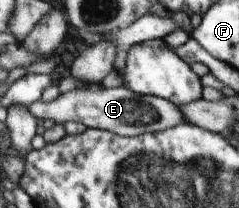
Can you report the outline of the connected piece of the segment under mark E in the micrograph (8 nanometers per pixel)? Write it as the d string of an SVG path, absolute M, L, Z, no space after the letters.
M92 84L89 88L81 88L60 94L51 103L37 100L27 104L25 109L41 120L52 120L54 124L67 121L80 122L85 128L107 130L118 136L136 136L145 132L158 132L168 127L185 123L177 107L170 101L147 95L137 95L123 86L104 89Z

